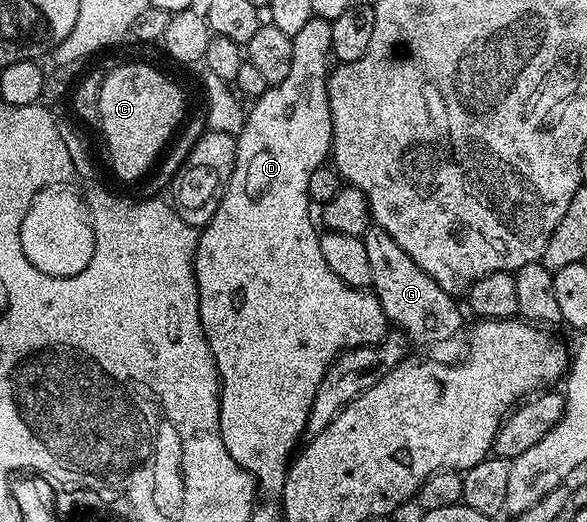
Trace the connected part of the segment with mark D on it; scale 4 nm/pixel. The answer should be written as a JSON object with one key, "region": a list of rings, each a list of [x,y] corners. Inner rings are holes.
{"region":[[[312,16],[306,23],[306,27],[302,27],[302,31],[298,31],[298,35],[292,37],[292,58],[290,59],[290,75],[286,75],[286,79],[282,79],[282,83],[277,85],[269,85],[262,96],[255,98],[251,102],[252,110],[247,110],[244,126],[239,136],[236,137],[236,166],[230,175],[230,183],[226,187],[226,191],[222,195],[222,203],[218,203],[218,211],[214,211],[214,219],[210,219],[208,225],[203,226],[199,230],[200,242],[196,248],[196,286],[198,287],[198,295],[200,296],[200,322],[204,328],[206,339],[210,343],[210,351],[216,360],[216,370],[220,376],[220,434],[222,435],[222,443],[226,443],[226,451],[230,451],[230,459],[234,459],[234,463],[238,463],[241,469],[245,469],[252,477],[257,479],[263,478],[264,469],[280,469],[287,470],[290,462],[293,460],[294,454],[297,452],[298,446],[301,444],[300,436],[305,436],[308,428],[308,416],[310,415],[310,403],[314,403],[314,395],[318,395],[318,383],[322,383],[322,375],[327,371],[328,366],[344,352],[345,349],[357,349],[359,345],[376,345],[390,332],[390,322],[388,316],[382,311],[382,303],[377,299],[375,293],[368,289],[355,289],[346,283],[342,283],[342,279],[338,279],[338,275],[334,275],[334,271],[330,271],[330,266],[326,263],[326,259],[322,259],[322,247],[320,246],[320,233],[318,225],[312,222],[312,217],[308,214],[308,205],[310,206],[310,198],[308,188],[310,187],[310,175],[314,174],[316,168],[323,166],[329,160],[332,152],[332,116],[330,115],[330,99],[328,98],[328,75],[330,72],[330,54],[332,52],[332,40],[330,39],[330,31],[332,30],[332,22],[324,17]]]}

